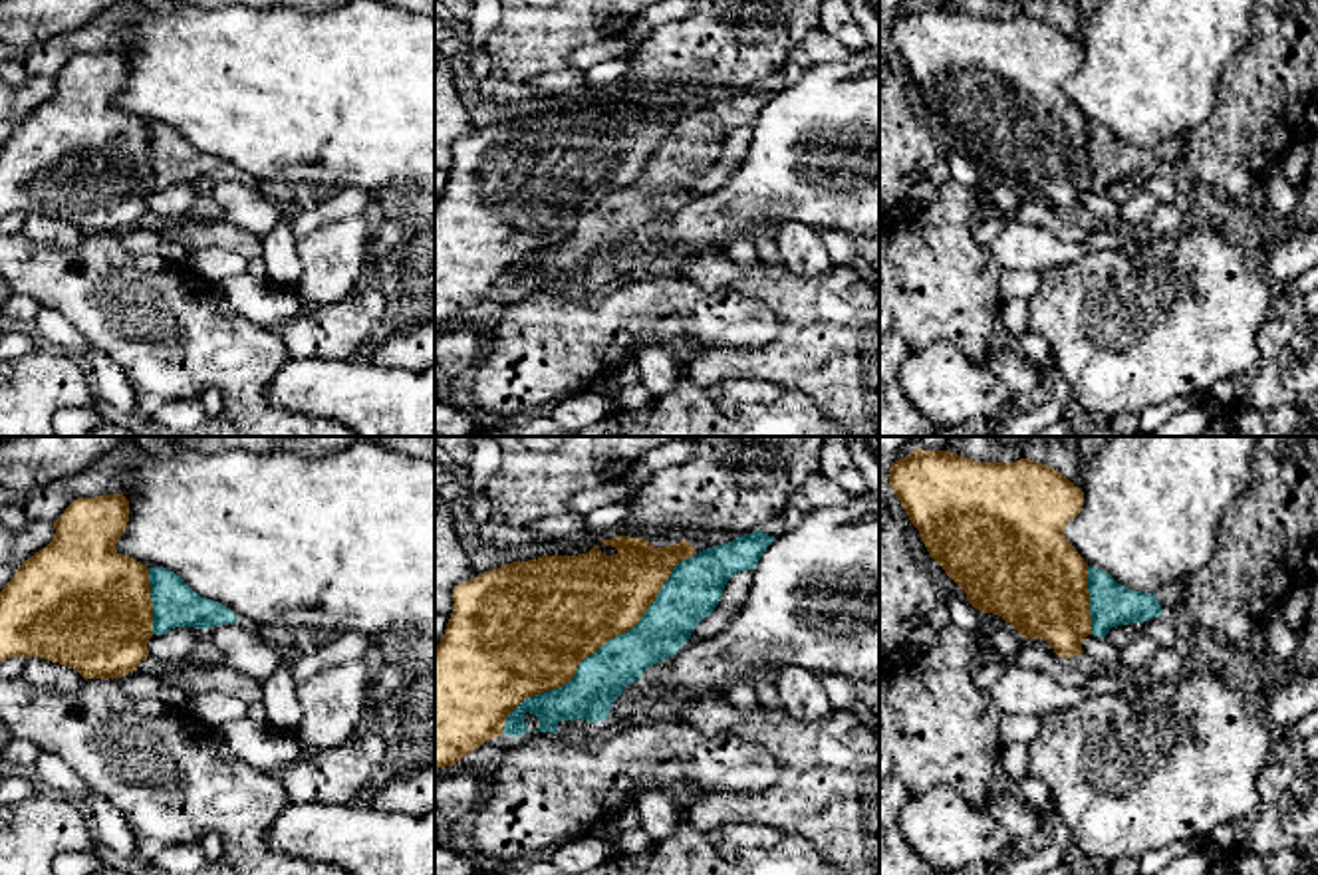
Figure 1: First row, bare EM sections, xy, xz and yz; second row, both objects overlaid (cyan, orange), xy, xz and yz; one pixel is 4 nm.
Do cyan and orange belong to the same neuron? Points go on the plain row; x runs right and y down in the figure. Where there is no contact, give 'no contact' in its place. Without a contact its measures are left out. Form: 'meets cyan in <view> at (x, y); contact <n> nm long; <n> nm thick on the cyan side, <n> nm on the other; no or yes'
meets cyan in xz at (602, 201); contact 1050 nm long; 200 nm thick on the cyan side, 460 nm on the other; no

